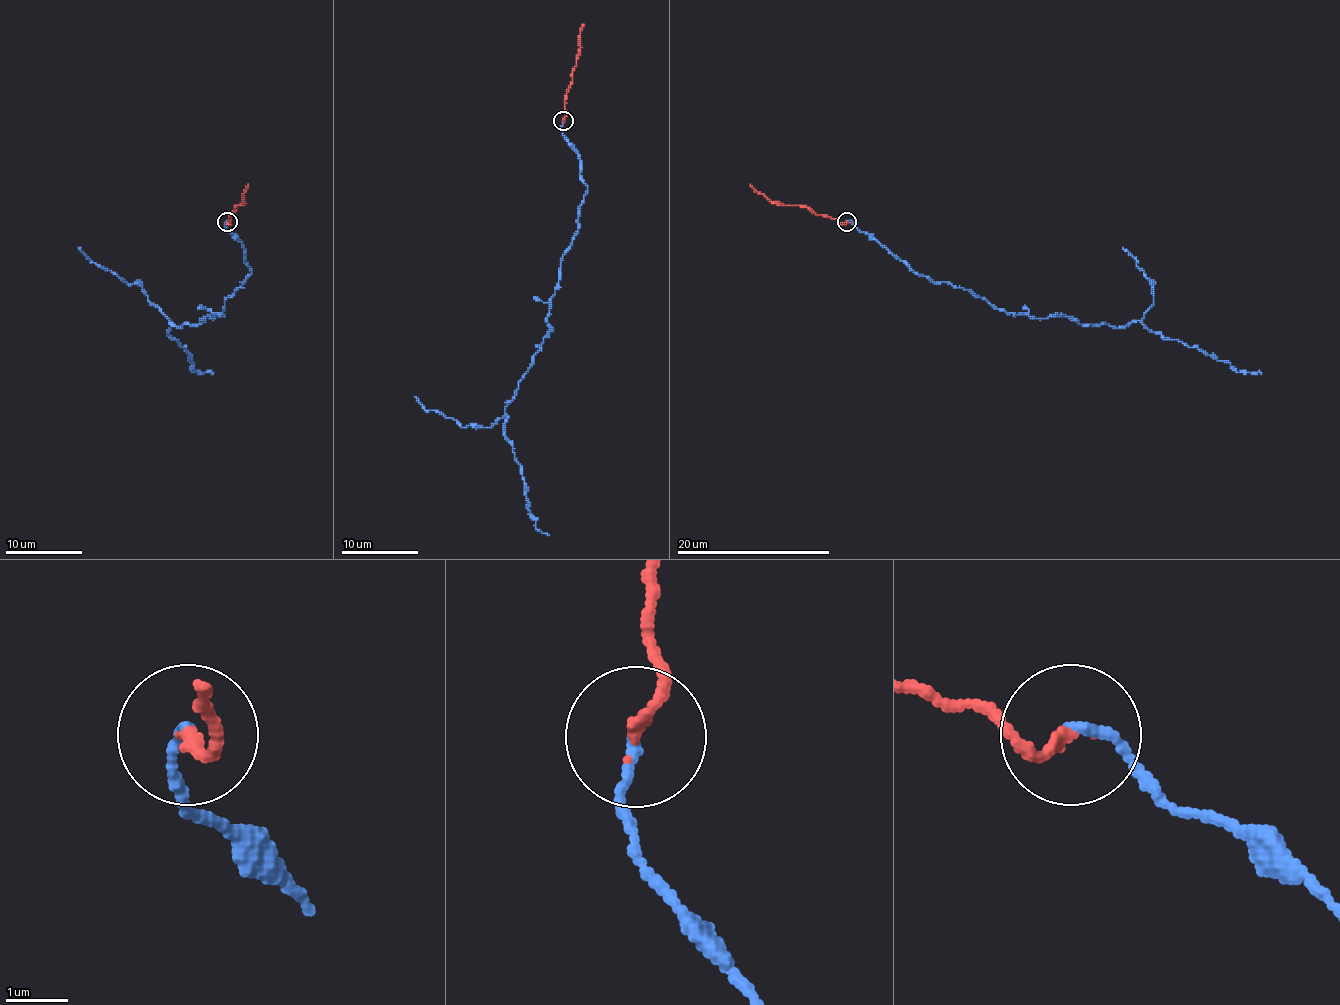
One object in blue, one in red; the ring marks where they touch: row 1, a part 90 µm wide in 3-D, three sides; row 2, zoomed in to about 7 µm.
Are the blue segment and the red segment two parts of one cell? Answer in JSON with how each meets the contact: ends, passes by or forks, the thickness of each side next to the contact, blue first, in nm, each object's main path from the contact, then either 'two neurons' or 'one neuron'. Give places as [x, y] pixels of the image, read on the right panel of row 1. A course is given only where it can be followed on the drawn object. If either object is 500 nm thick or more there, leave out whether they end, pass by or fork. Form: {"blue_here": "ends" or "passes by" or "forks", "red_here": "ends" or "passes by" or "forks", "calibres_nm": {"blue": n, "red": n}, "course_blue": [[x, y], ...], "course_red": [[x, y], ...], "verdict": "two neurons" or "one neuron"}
{"blue_here": "ends", "red_here": "ends", "calibres_nm": {"blue": 150, "red": 190}, "course_blue": [[846, 220], [915, 272], [969, 290], [1007, 313], [1117, 328], [1140, 320], [1236, 370], [1261, 374]], "course_red": [[846, 222], [815, 215], [806, 207], [769, 201], [750, 184]], "verdict": "one neuron"}

